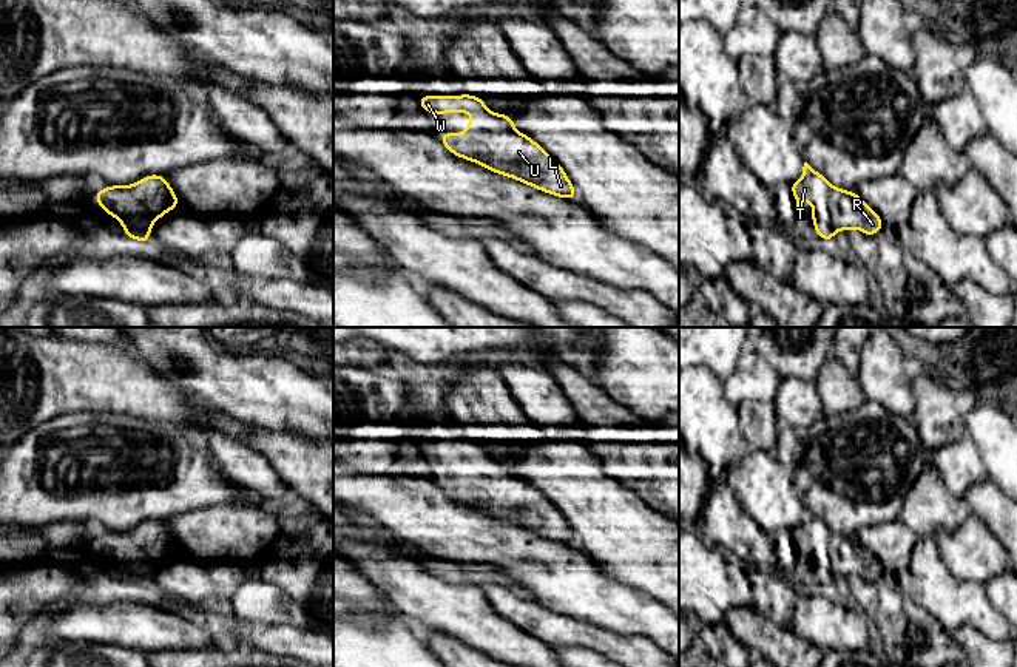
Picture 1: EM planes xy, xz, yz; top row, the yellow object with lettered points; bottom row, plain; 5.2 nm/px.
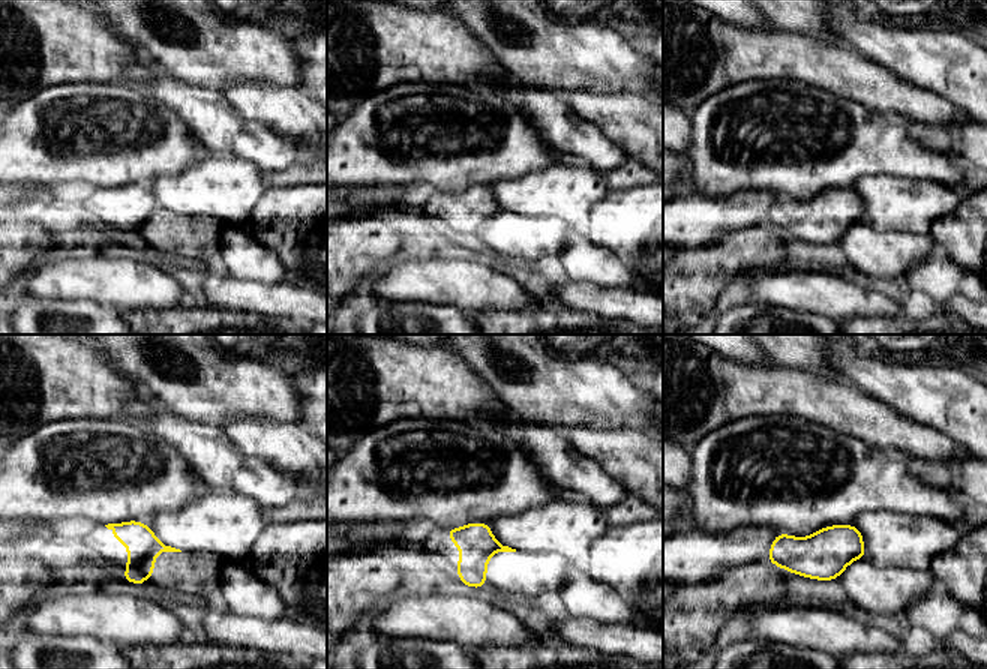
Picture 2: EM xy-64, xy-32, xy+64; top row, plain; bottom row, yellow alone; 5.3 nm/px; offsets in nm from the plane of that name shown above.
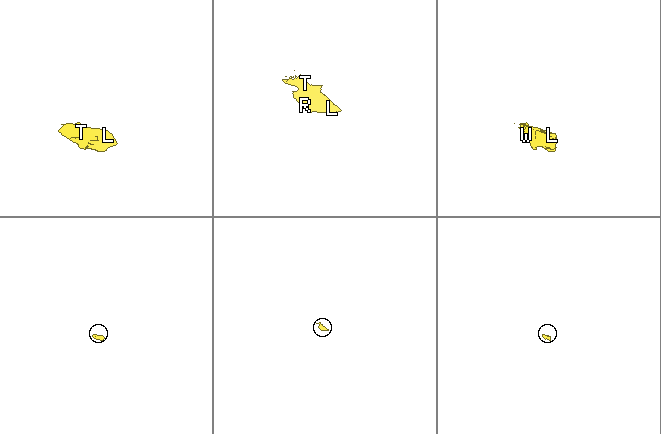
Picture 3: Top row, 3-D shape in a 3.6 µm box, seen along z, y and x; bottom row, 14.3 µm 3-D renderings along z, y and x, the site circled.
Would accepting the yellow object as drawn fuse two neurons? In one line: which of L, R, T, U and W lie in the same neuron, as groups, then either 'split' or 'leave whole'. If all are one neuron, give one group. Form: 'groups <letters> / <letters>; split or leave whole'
groups L R T U W; leave whole

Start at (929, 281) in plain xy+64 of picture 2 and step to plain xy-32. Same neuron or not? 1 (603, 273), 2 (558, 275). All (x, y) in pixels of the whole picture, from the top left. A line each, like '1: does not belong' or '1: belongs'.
1: belongs
2: does not belong

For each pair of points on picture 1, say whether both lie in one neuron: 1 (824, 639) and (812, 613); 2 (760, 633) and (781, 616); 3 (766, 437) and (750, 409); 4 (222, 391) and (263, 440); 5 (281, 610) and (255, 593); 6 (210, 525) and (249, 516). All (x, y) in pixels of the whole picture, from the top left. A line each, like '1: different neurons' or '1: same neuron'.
1: same neuron
2: different neurons
3: same neuron
4: different neurons
5: same neuron
6: same neuron

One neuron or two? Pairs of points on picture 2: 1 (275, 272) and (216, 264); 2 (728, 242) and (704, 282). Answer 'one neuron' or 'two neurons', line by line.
1: two neurons
2: one neuron

